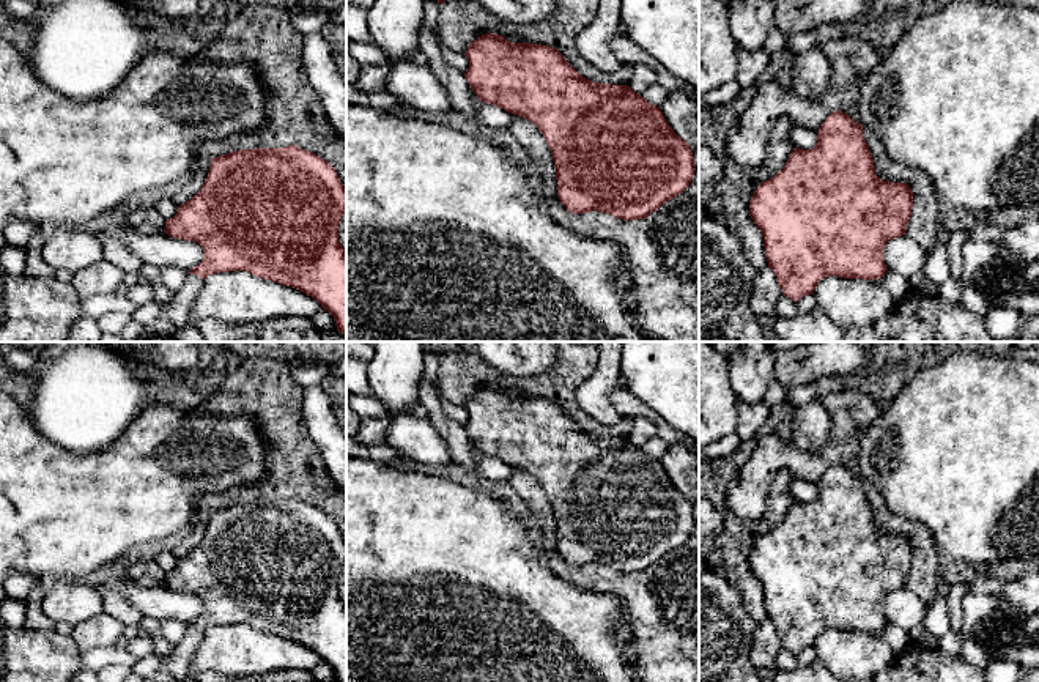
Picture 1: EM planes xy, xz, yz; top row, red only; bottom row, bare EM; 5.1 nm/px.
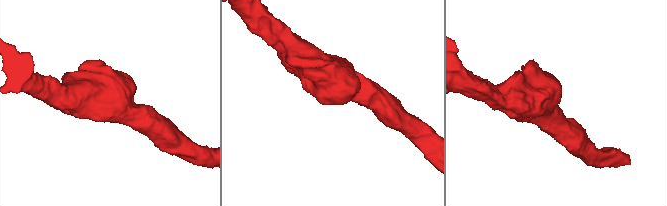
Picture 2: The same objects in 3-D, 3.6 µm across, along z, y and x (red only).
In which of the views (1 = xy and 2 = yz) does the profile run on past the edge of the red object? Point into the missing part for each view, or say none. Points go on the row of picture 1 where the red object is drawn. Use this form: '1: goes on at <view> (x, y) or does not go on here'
1: does not go on here
2: does not go on here

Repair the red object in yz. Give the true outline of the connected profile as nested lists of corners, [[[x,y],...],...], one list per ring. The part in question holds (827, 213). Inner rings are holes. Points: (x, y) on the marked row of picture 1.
[[[841,110],[822,123],[814,148],[793,148],[782,170],[762,181],[749,200],[749,216],[762,232],[768,268],[793,302],[814,295],[817,284],[830,276],[882,279],[888,271],[883,249],[905,235],[911,209],[910,186],[875,175],[863,124]]]

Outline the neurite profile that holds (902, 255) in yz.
[[[908,235],[897,236],[886,243],[883,261],[888,271],[910,280],[923,272],[929,252]]]

